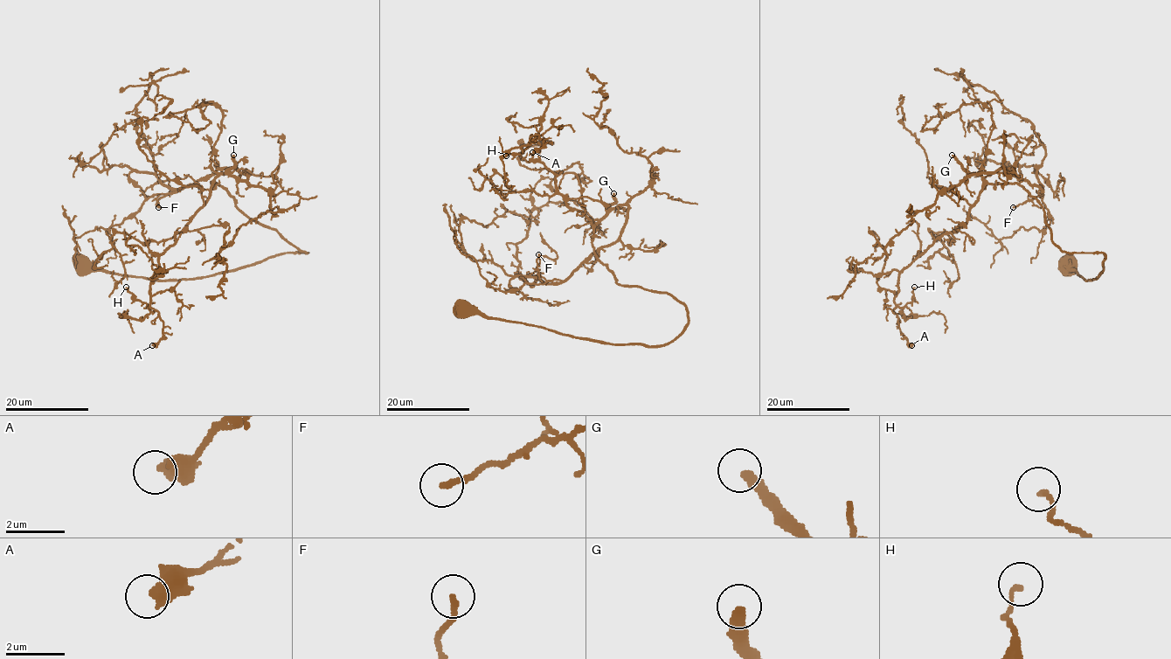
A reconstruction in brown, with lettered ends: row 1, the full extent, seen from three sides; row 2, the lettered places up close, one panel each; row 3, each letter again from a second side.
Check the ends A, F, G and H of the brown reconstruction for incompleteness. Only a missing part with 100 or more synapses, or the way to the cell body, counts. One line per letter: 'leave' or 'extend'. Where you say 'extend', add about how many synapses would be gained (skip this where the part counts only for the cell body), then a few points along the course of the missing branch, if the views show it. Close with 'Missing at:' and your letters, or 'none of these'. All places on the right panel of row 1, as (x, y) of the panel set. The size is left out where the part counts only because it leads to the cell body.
A: leave
F: leave
G: extend | 350 syn
H: leave
Missing at: G

